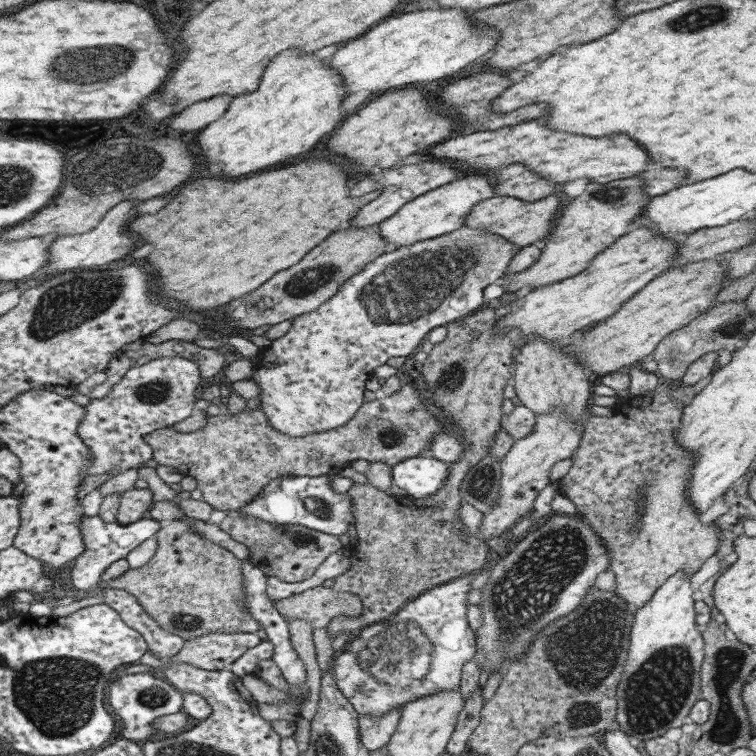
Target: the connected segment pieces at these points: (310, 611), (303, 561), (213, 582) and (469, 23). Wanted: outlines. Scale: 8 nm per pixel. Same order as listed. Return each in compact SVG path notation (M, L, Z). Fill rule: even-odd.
M323 585L308 588L297 595L275 601L274 608L287 620L301 618L322 628L334 617L358 617L363 611L359 596L352 592L337 592Z
M229 513L219 527L236 542L247 546L249 561L255 567L284 582L302 582L310 578L327 556L345 548L340 539L331 534L312 530L299 524L274 525L257 518L239 516L239 513Z
M186 516L166 521L155 534L158 540L156 554L142 567L129 568L124 574L112 580L109 588L127 590L138 599L140 606L160 625L160 628L192 640L200 635L214 632L256 633L258 622L247 611L243 598L243 576L241 560L232 551L220 546L219 543L204 539L202 534L195 532L187 525Z
M463 8L425 9L382 20L363 35L350 39L330 59L341 74L347 94L368 90L370 94L404 88L410 84L437 82L462 70L480 56L488 56L499 39L499 30L479 24Z

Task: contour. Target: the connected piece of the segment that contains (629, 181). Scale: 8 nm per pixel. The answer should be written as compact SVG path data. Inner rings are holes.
M634 176L605 183L590 182L588 188L570 204L562 206L556 226L544 241L538 262L534 262L526 272L505 274L499 283L505 289L505 299L519 294L522 288L538 288L566 278L578 275L588 268L588 264L602 254L603 250L614 245L622 236L629 234L636 227L636 220L644 214L644 208L652 202L650 195L643 192L645 182Z

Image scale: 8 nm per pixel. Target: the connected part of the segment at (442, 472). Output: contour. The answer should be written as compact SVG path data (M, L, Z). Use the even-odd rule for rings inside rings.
M423 454L397 462L392 468L394 485L415 499L433 495L450 474L448 463Z

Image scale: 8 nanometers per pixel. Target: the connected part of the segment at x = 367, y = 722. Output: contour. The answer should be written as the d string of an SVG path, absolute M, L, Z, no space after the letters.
M400 705L382 717L358 716L359 738L369 752L378 752L390 742L400 722L403 707Z

